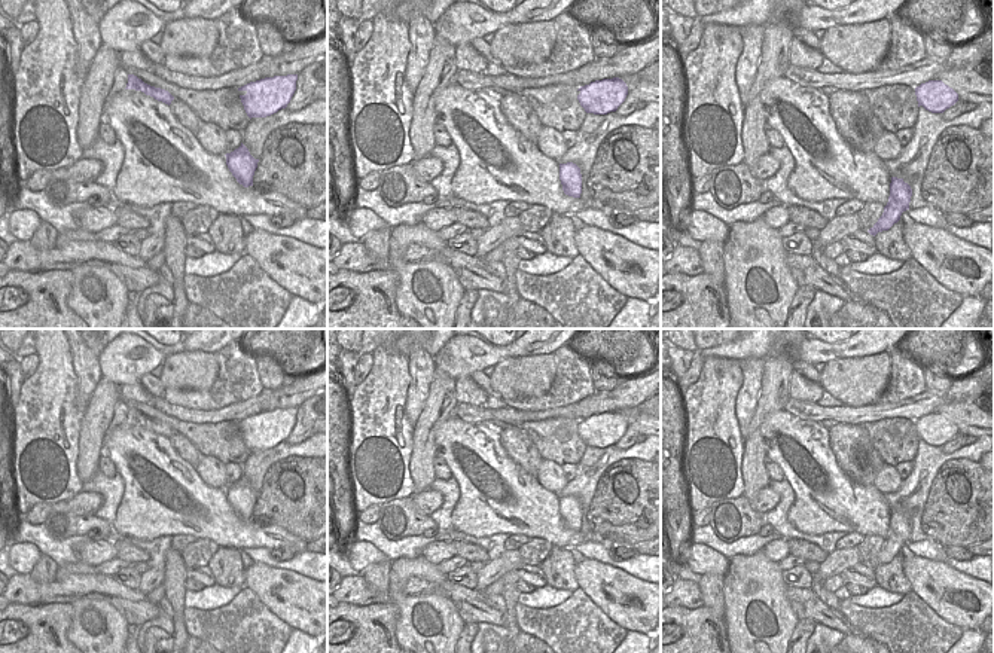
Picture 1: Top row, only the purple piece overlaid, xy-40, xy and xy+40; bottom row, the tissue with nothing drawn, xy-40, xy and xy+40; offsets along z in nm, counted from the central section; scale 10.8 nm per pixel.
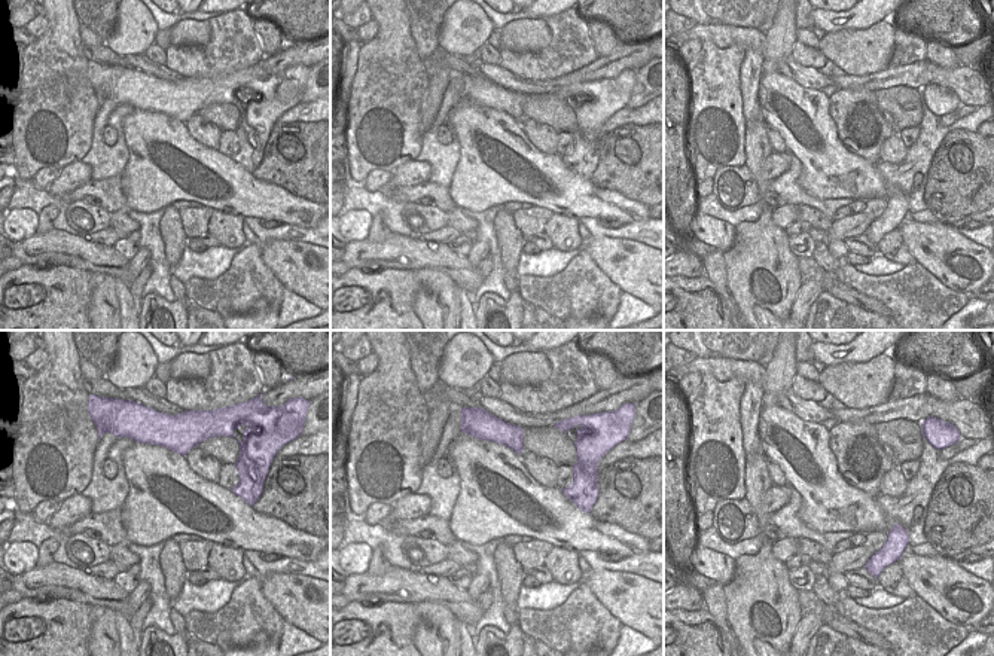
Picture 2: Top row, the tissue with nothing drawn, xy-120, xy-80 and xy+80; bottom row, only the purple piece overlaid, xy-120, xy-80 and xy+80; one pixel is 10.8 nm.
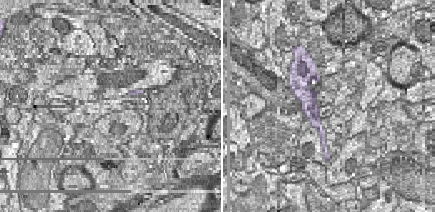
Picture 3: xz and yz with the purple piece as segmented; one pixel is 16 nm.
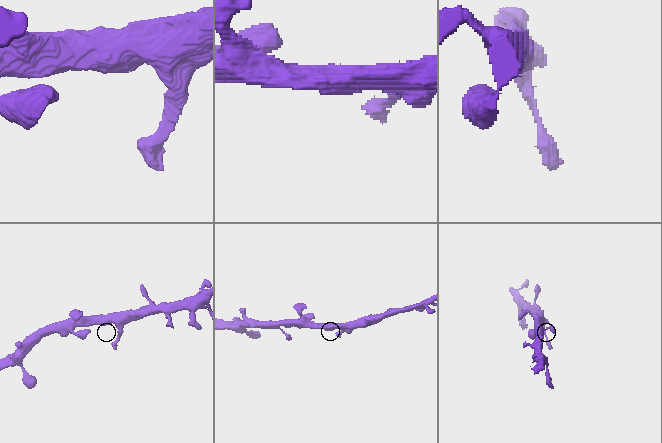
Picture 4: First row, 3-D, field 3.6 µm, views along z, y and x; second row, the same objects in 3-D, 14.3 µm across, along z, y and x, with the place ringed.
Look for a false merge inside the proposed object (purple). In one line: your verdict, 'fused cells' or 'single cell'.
single cell

